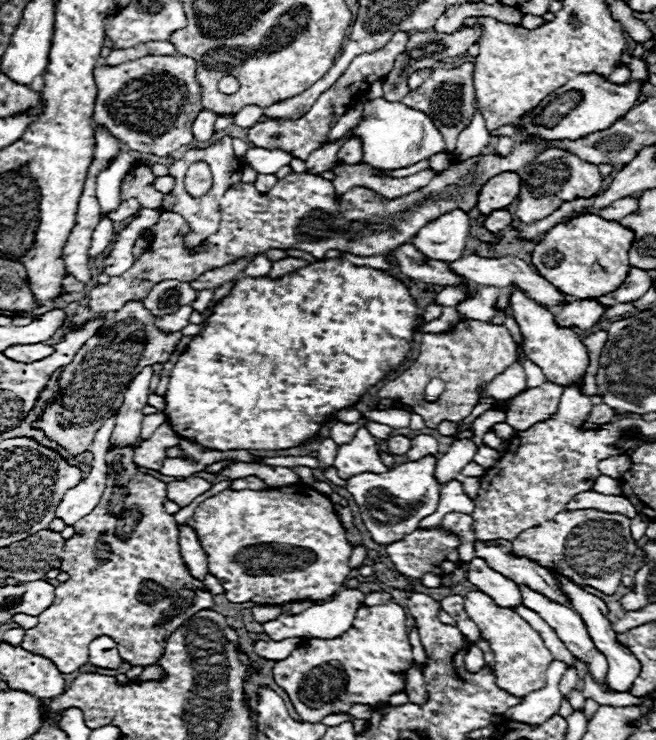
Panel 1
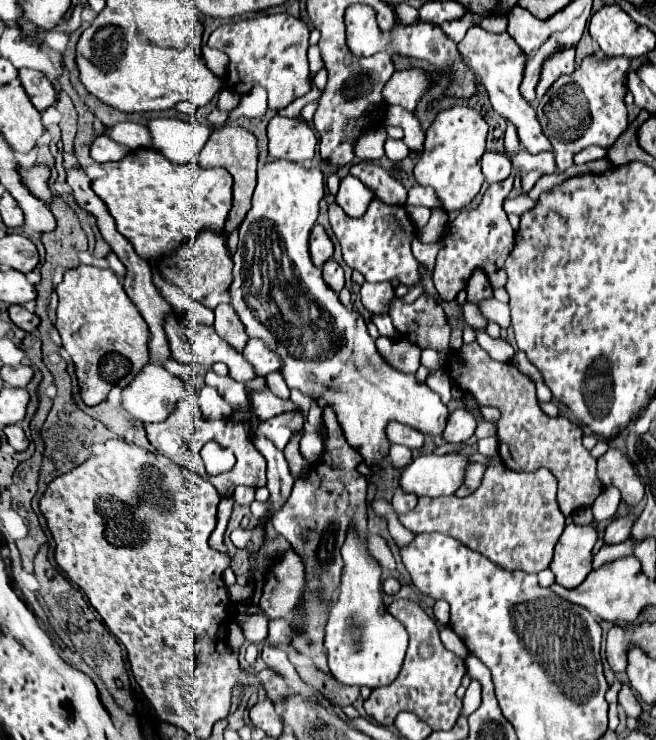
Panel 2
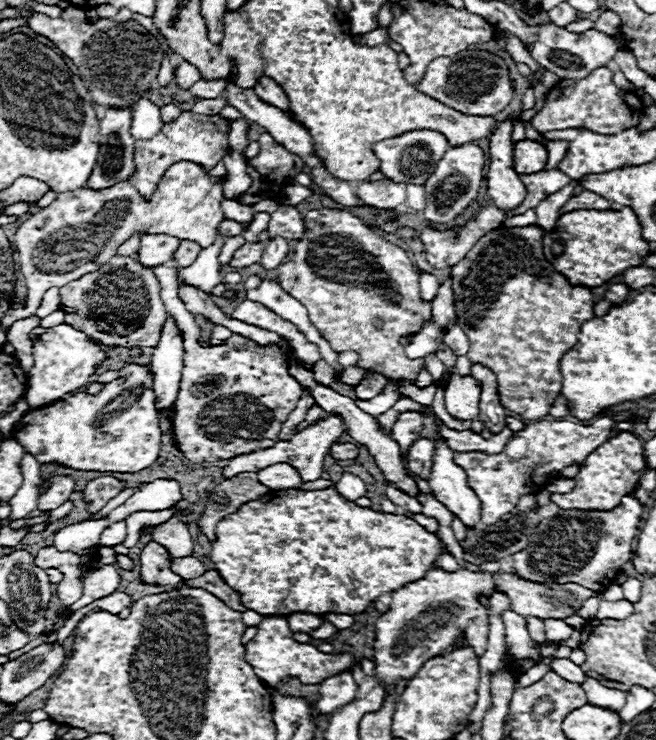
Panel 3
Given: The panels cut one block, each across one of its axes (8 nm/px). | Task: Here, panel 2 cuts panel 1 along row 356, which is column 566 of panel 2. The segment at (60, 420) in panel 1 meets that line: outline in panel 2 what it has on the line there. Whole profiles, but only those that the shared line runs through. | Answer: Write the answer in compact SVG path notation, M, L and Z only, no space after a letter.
M590 54L572 72L560 76L550 90L542 96L536 114L538 122L552 142L556 152L558 172L564 172L574 162L572 158L586 146L610 148L618 136L628 128L628 112L624 106L624 96L628 92L628 74L632 68L632 58L606 58Z

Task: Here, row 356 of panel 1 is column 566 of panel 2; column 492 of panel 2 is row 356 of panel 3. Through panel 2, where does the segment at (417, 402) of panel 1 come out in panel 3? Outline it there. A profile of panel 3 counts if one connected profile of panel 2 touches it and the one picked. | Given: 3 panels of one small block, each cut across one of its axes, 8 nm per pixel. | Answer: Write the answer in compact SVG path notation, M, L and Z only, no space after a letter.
M312 210L304 216L306 234L296 242L292 260L278 266L278 278L284 290L306 306L310 322L318 328L324 340L328 340L334 352L352 350L360 356L360 368L384 374L388 380L410 380L414 382L424 366L424 360L410 360L400 344L402 336L418 334L426 320L432 320L432 302L422 300L418 288L420 270L410 260L408 252L400 246L384 240L372 232L346 210Z

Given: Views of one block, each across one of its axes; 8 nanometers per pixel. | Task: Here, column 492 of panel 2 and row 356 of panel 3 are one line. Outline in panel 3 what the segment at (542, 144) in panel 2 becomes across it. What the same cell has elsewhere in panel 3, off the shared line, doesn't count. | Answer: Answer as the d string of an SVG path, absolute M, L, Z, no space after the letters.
M60 324L54 328L34 328L30 340L34 356L34 366L28 372L30 388L26 390L26 402L30 408L54 404L56 400L62 400L64 394L72 394L80 386L86 386L88 376L92 376L94 370L108 358L100 342L90 340L88 334L68 324Z

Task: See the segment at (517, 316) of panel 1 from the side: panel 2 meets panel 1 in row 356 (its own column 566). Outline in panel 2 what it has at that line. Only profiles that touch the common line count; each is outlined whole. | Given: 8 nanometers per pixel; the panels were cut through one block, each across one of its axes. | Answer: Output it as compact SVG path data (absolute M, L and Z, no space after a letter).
M570 524L564 528L550 564L550 570L556 574L556 582L560 582L560 586L572 590L586 580L588 572L592 572L592 548L596 538L596 524Z

